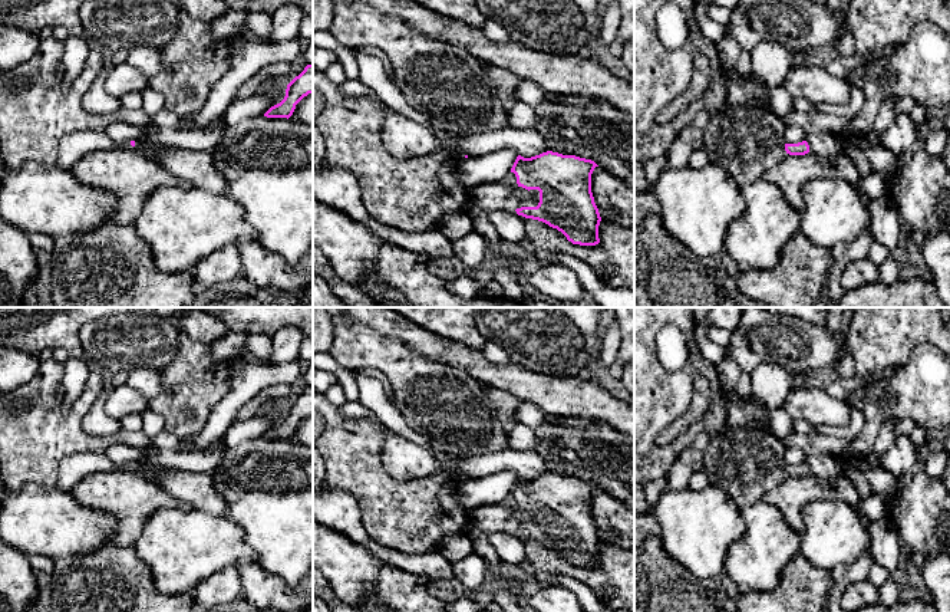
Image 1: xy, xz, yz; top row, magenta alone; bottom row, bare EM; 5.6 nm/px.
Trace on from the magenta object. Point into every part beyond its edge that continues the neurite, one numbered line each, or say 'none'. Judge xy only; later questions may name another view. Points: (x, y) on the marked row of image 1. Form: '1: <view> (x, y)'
1: xy (75, 145)

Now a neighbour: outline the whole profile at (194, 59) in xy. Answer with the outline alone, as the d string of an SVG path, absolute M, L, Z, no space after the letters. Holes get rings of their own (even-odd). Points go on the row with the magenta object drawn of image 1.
M179 7L175 36L161 47L159 72L149 88L165 98L168 109L179 116L197 112L212 86L230 69L228 42L217 37L210 23L192 19Z

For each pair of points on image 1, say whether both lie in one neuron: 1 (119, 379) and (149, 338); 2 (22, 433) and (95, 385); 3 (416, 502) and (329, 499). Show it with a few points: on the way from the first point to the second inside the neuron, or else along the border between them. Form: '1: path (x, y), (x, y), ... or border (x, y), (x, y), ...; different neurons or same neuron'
1: border (127, 372), (114, 374); different neurons
2: path (42, 431), (56, 431), (82, 405); same neuron
3: border (327, 484), (346, 489), (356, 499), (368, 532); different neurons

